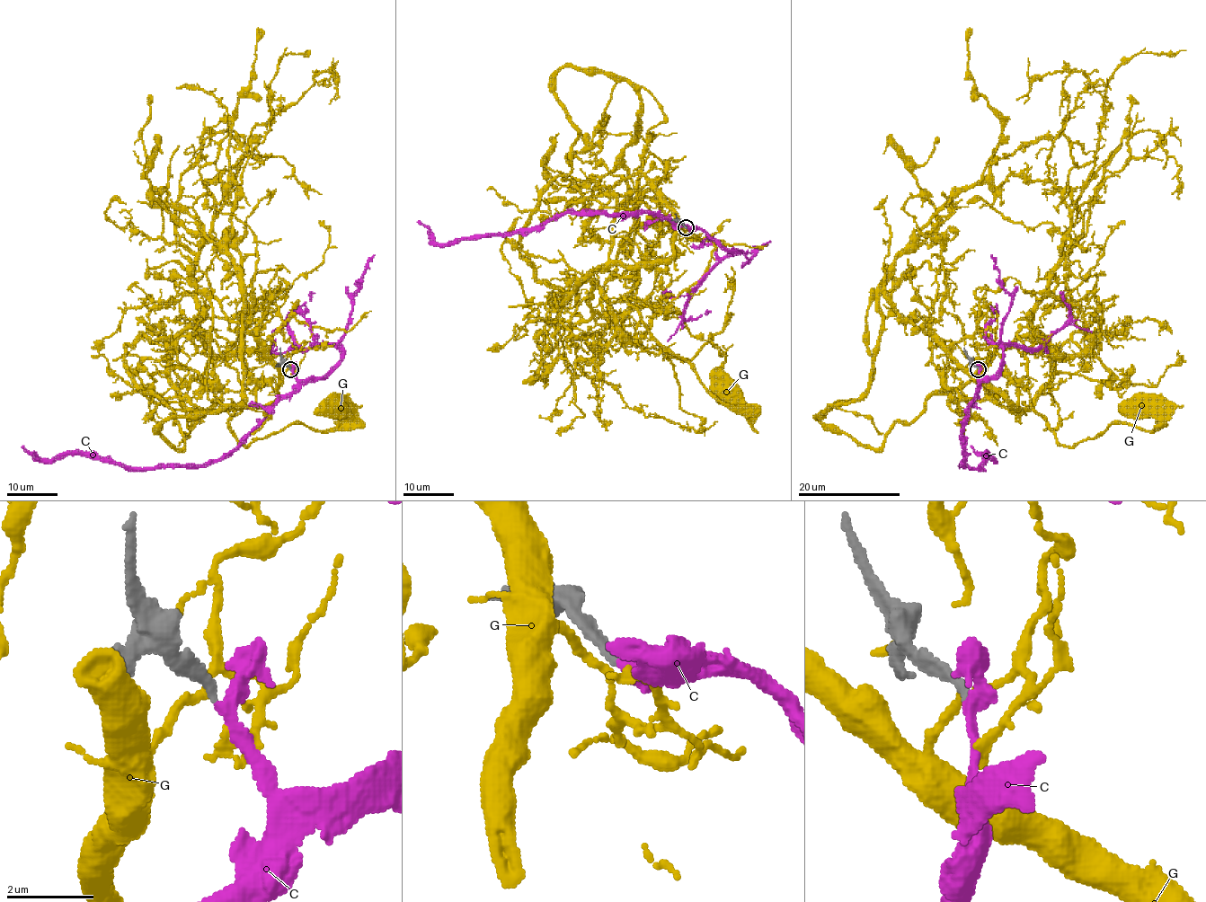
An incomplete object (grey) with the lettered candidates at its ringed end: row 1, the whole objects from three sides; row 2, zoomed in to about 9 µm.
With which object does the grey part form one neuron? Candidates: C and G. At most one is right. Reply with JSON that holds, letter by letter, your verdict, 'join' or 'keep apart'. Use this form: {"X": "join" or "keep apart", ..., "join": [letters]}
{"C": "join", "G": "keep apart", "join": ["C"]}

